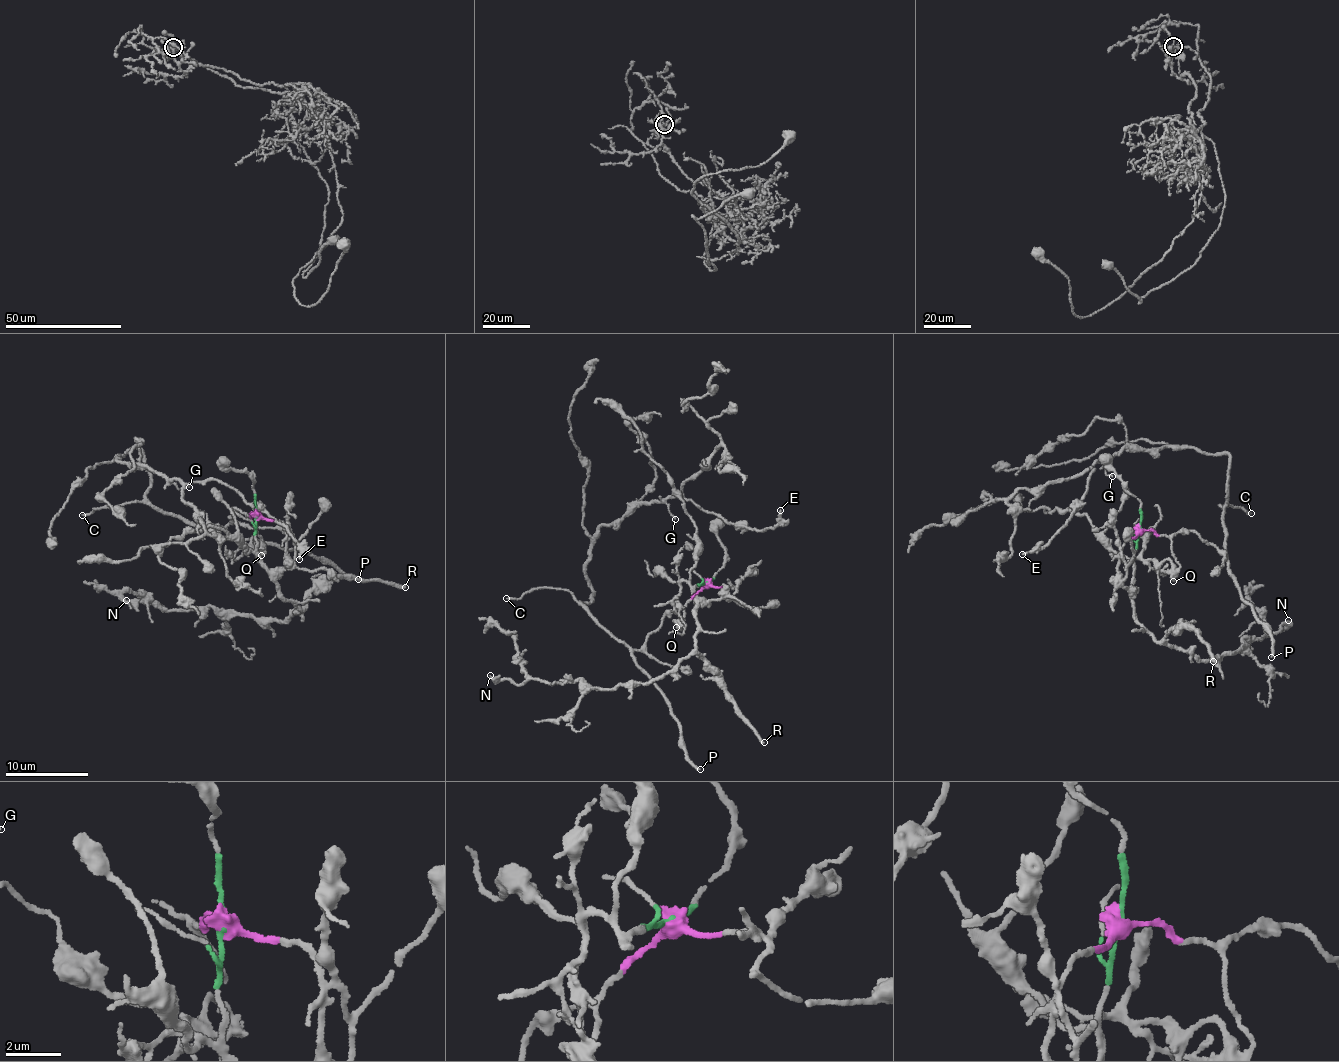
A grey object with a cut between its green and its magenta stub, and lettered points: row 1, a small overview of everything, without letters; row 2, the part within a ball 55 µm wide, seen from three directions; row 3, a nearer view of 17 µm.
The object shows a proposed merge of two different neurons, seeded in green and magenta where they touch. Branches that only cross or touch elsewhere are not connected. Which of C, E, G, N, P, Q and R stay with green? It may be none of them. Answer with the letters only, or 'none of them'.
N, R

